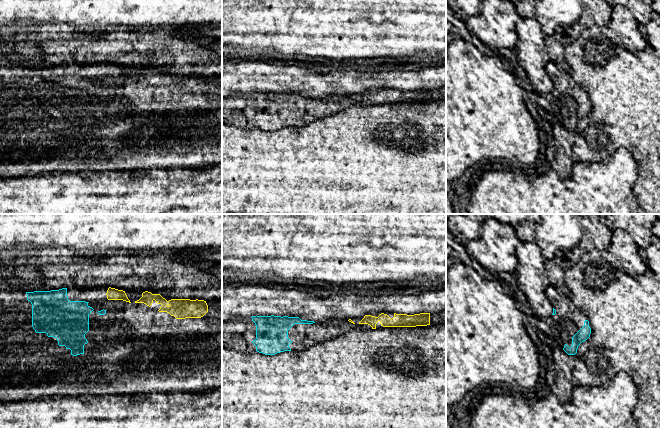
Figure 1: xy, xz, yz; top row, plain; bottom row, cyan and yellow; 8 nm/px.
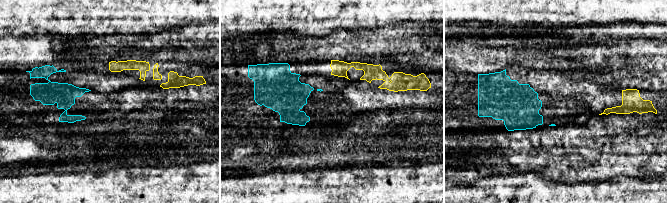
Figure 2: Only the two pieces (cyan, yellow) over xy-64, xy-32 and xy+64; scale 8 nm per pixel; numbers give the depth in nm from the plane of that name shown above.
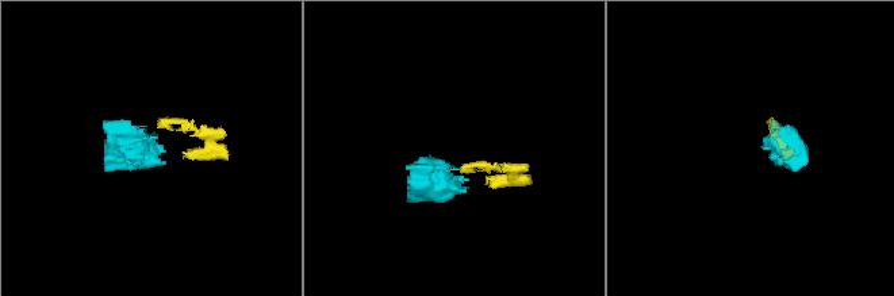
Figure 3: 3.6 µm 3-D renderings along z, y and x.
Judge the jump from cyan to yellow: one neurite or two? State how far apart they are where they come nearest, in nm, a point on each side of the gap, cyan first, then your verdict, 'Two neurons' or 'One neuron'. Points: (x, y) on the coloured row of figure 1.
Distance 90 nm. Across: xy (103, 309), (108, 299). One neuron

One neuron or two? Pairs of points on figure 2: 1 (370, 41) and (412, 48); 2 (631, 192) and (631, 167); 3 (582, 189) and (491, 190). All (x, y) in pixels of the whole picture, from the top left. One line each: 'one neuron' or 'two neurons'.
1: one neuron
2: two neurons
3: one neuron

